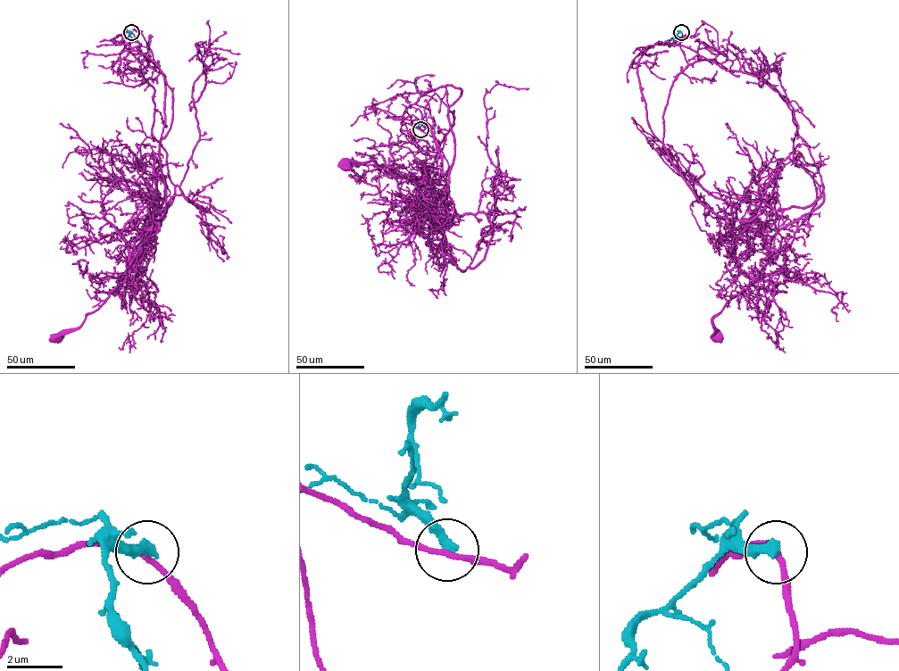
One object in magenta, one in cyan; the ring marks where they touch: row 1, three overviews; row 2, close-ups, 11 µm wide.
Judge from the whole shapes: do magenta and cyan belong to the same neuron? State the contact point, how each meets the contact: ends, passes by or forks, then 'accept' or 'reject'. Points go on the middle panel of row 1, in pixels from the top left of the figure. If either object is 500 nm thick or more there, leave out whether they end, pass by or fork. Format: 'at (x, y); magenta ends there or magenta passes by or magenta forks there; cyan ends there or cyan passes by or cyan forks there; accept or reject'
at (420, 129); magenta passes by; cyan ends there; reject

